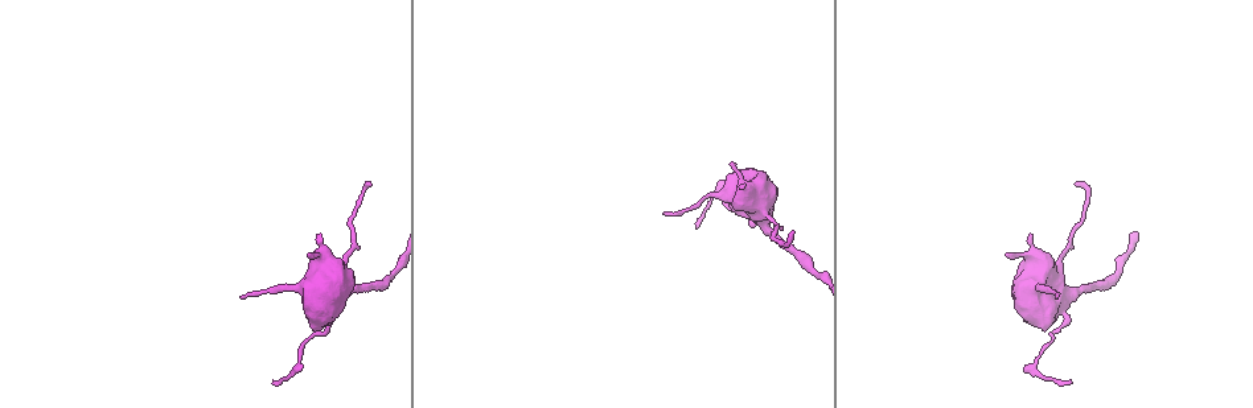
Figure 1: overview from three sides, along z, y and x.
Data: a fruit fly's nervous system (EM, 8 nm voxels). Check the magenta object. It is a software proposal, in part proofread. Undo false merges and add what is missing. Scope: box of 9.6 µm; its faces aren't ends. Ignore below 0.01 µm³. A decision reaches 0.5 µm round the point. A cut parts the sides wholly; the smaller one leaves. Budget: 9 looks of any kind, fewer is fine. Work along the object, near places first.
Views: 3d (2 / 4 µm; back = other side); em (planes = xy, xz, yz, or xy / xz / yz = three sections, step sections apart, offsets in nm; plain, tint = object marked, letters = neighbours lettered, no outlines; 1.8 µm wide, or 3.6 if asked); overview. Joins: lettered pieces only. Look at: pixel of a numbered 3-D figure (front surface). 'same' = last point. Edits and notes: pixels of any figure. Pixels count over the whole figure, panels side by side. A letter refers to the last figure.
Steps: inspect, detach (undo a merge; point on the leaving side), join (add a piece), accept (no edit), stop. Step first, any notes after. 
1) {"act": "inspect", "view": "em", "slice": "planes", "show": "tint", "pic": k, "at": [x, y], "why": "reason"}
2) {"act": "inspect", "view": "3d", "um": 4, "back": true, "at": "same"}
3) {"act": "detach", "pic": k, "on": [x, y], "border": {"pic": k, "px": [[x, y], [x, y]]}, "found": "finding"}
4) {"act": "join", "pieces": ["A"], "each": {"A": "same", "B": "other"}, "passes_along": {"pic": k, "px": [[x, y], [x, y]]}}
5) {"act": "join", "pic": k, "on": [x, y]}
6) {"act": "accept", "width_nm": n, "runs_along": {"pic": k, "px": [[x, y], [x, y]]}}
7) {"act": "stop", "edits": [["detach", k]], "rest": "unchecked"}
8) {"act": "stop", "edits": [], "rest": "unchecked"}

{"act": "inspect", "view": "3d", "um": 4, "pic": 1, "at": [1030, 232], "why": "stops while still wide"}

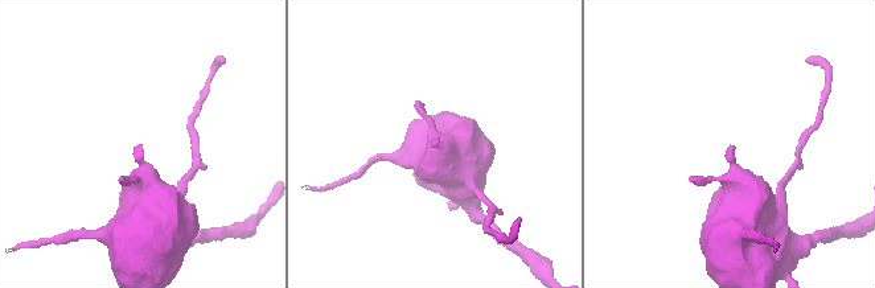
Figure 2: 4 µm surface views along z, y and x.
{"act": "inspect", "view": "em", "slice": "planes", "show": "plain", "pic": 2, "at": [141, 145]}

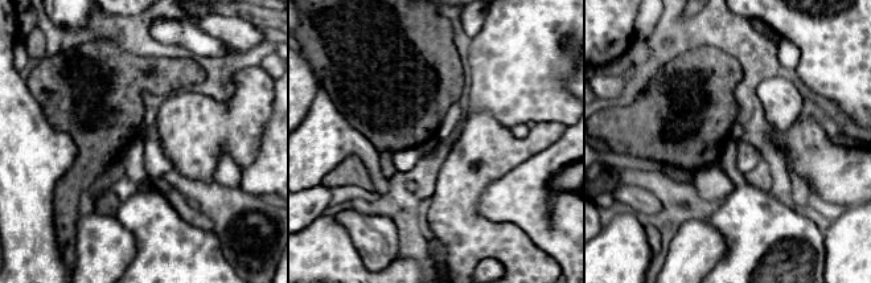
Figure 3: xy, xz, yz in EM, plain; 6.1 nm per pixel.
{"act": "inspect", "view": "em", "slice": "planes", "show": "letters", "at": "same"}

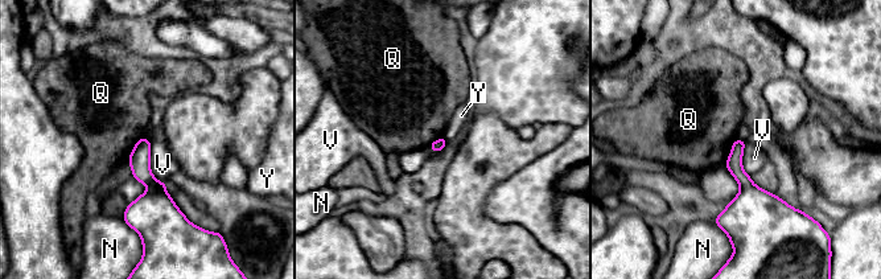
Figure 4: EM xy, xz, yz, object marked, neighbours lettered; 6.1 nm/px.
{"act": "accept", "each": {"N": "other", "Q": "other", "V": "other", "Y": "other"}, "border": {"pic": 4, "px": [[443, 136], [448, 142]]}, "found": "no lettered piece goes on from it"}

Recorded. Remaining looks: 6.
{"act": "inspect", "view": "em", "slice": "xy", "step": 8, "show": "letters", "pic": 1, "at": [244, 297], "why": "thin end"}

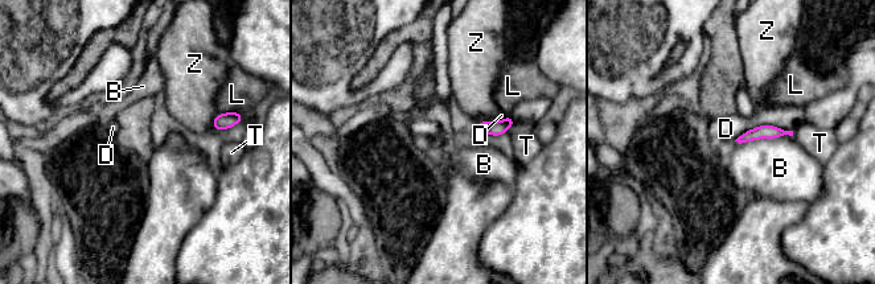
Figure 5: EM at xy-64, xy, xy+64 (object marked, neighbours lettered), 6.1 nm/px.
{"act": "accept", "width_nm": 80, "each": {"B": "other", "D": "other", "L": "other", "T": "other", "Z": "other"}, "border": {"pic": 5, "px": [[792, 135], [754, 139], [739, 144]]}, "found": "none of them fits"}

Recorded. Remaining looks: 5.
{"act": "inspect", "view": "em", "slice": "planes", "show": "letters", "pic": 1, "at": [1062, 328]}

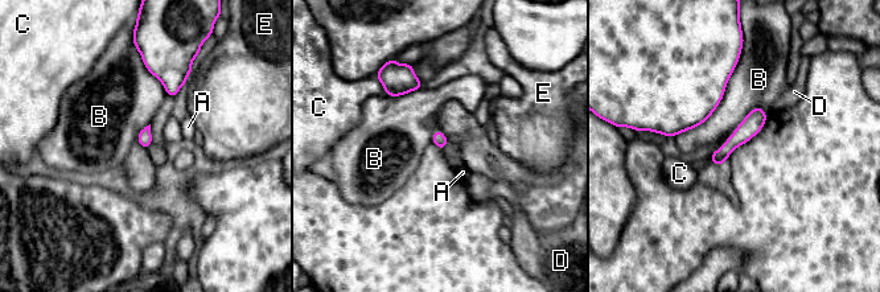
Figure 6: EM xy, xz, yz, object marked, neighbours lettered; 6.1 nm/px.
{"act": "accept", "each": {"A": "other", "B": "other", "C": "other", "D": "other", "E": "other"}, "runs_along": {"pic": 6, "px": [[759, 111], [756, 119], [716, 161]]}, "found": "no lettered piece goes on from it"}

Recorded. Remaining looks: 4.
{"act": "inspect", "view": "em", "slice": "planes", "show": "letters", "pic": 1, "at": [695, 225], "why": "tapers out"}

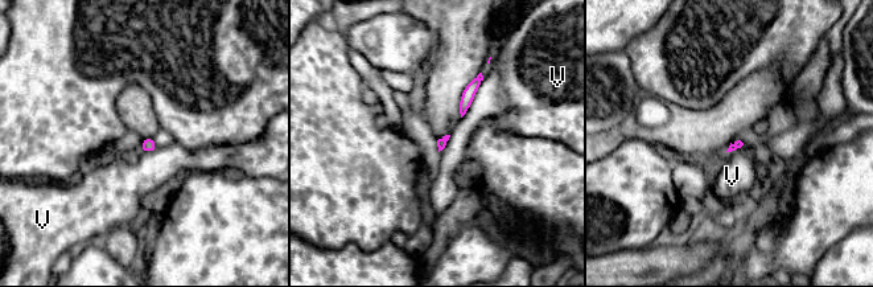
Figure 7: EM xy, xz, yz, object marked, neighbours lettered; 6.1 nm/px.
{"act": "accept", "longest_contact_nm": ["V", 110], "each": {"V": "other"}, "found": "none of them fits"}

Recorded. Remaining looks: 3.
{"act": "stop", "edits": [], "rest": "unchecked"}

